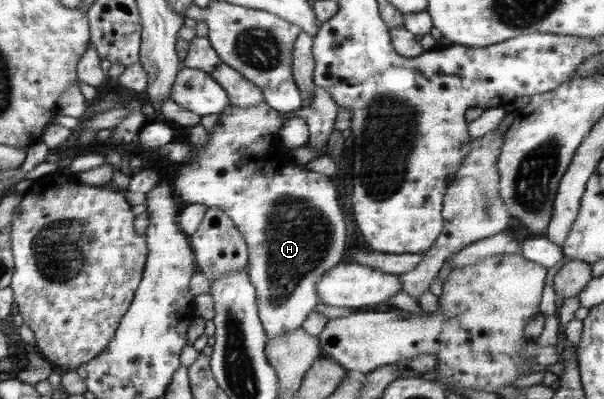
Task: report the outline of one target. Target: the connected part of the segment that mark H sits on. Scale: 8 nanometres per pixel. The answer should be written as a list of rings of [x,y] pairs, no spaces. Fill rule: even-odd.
[[[265,101],[255,107],[235,107],[228,105],[221,111],[217,124],[209,131],[209,141],[203,147],[189,145],[193,158],[181,163],[175,170],[174,190],[178,200],[205,207],[221,208],[234,222],[245,237],[249,248],[246,274],[255,289],[255,304],[265,338],[271,340],[297,330],[311,310],[319,303],[317,283],[325,271],[333,269],[345,257],[344,211],[337,201],[337,189],[328,176],[308,171],[303,165],[285,163],[279,165],[259,165],[269,161],[267,155],[271,147],[281,144],[278,135],[282,121],[287,117],[271,109]]]

